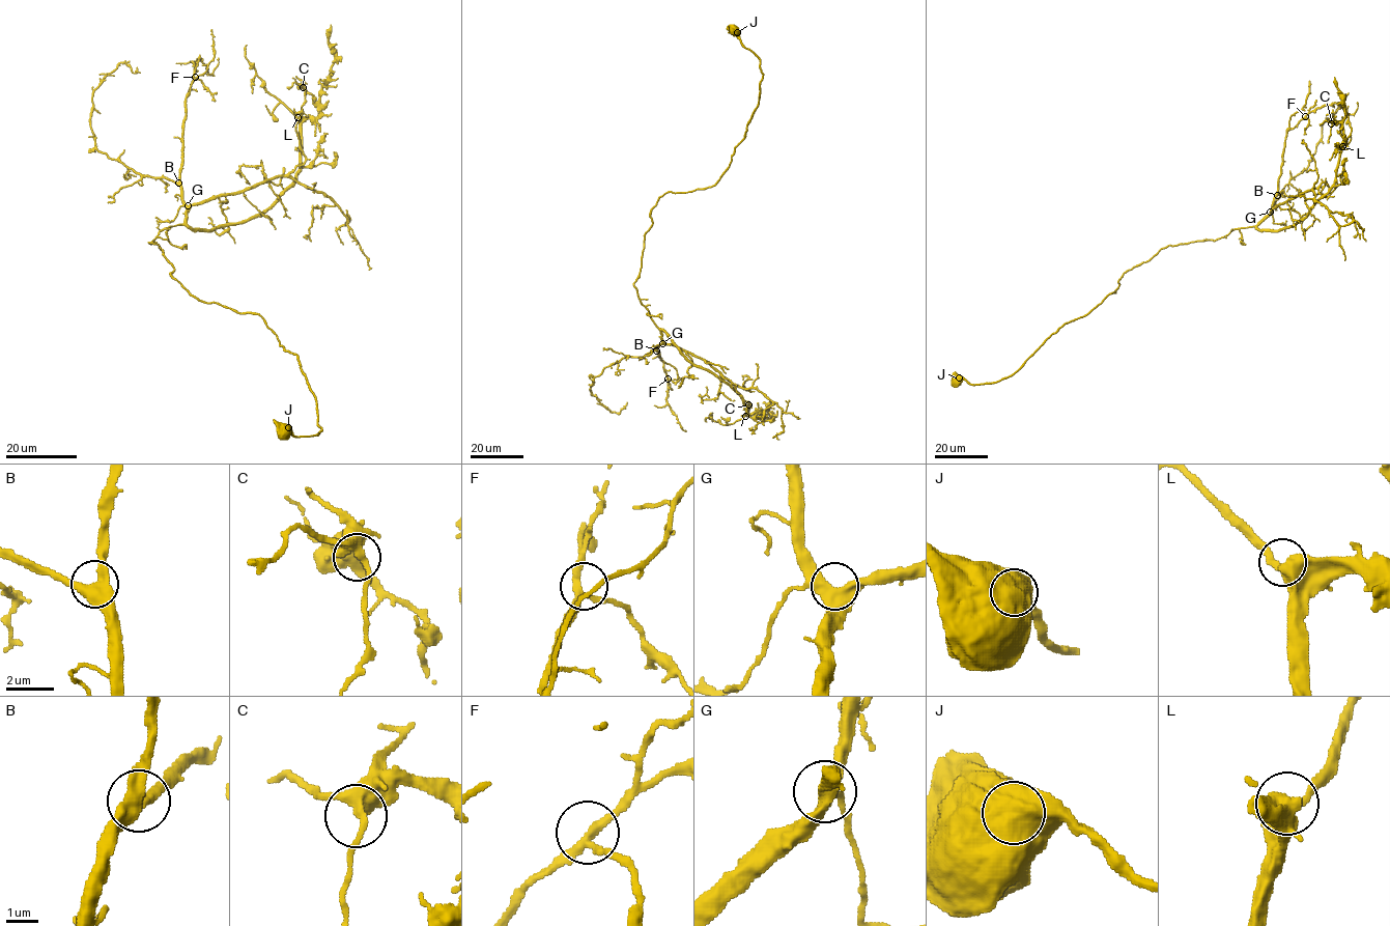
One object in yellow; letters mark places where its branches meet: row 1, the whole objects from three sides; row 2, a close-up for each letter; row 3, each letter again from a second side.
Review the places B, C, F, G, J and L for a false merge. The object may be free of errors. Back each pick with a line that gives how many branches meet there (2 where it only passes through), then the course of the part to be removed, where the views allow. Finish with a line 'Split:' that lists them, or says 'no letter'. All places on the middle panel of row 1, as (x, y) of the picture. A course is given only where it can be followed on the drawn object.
Split: no letter

